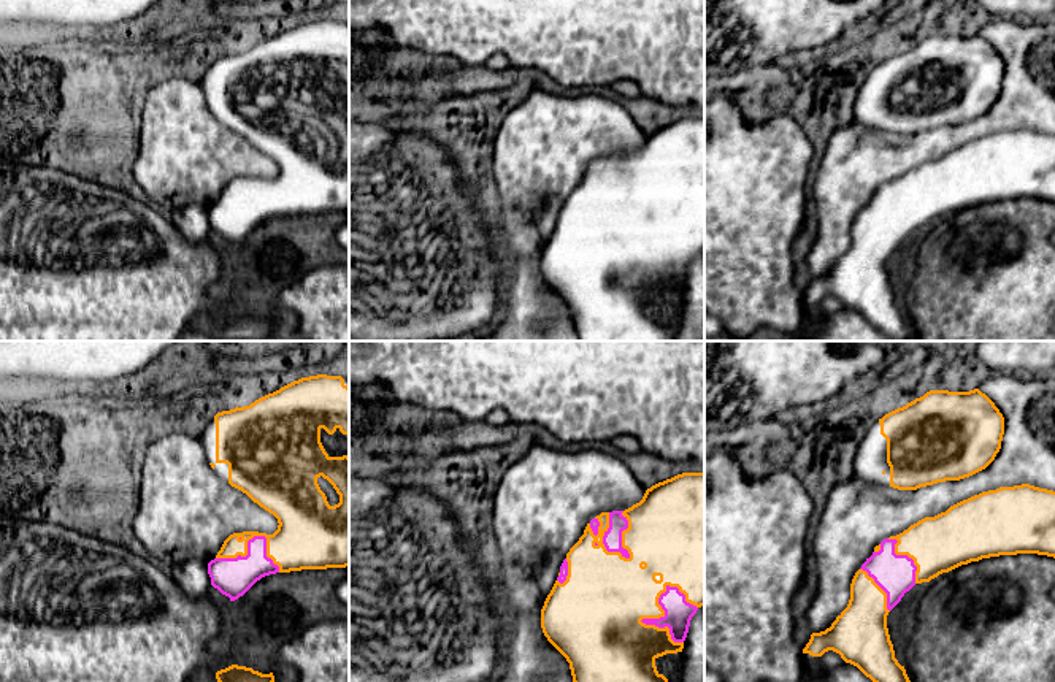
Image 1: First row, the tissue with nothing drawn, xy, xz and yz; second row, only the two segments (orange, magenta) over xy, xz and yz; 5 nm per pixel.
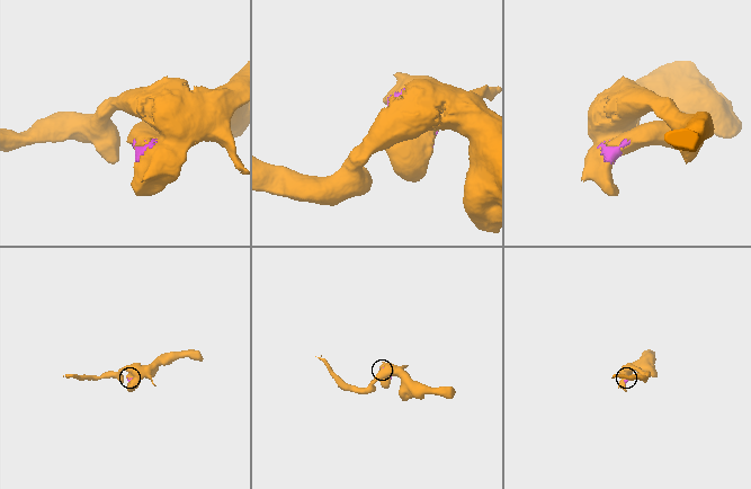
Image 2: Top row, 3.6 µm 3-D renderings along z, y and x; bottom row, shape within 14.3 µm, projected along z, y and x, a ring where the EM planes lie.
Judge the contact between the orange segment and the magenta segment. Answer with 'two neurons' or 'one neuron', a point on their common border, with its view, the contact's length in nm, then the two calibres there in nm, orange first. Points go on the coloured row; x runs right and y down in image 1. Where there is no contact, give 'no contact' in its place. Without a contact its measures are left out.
one neuron | xz (643, 617) | 320 nm | 480/140 nm

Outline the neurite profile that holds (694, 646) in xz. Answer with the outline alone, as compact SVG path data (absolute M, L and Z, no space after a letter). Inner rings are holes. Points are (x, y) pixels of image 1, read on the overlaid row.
M704 606L690 620L684 641L685 672L682 682L704 682Z

